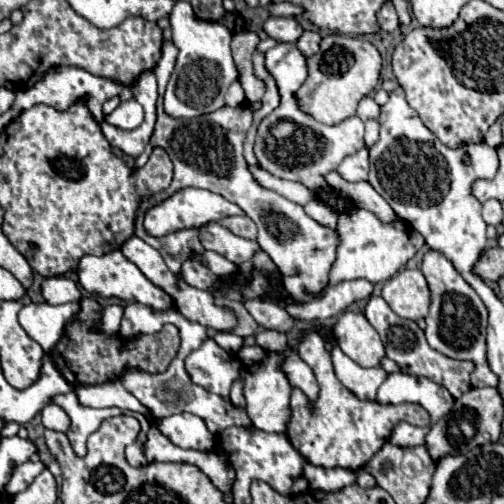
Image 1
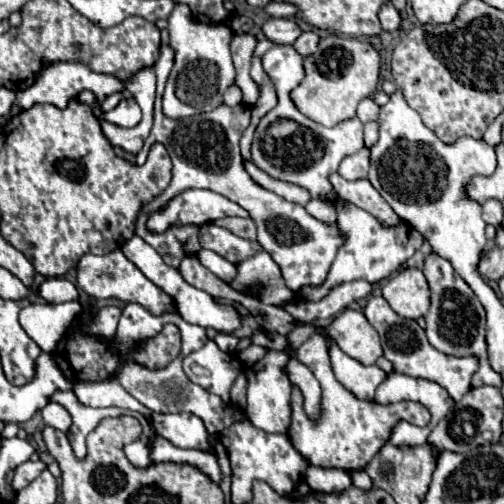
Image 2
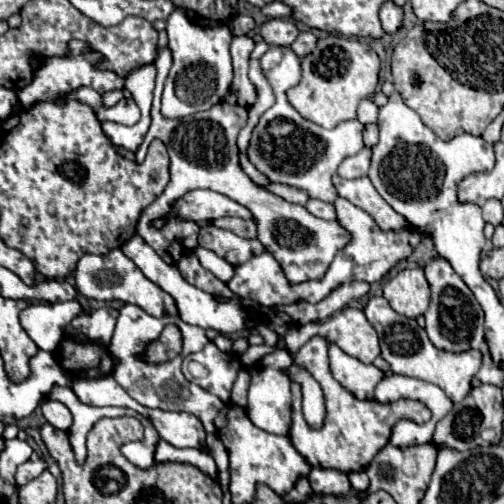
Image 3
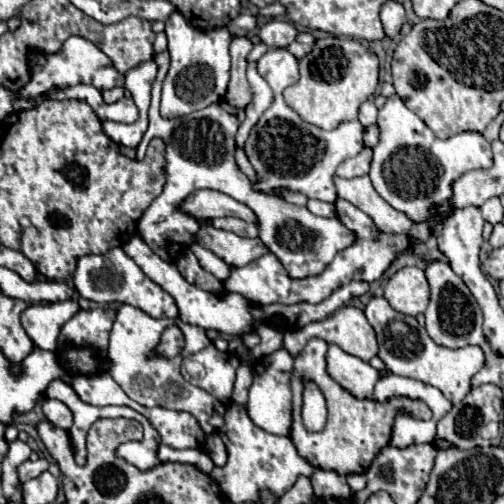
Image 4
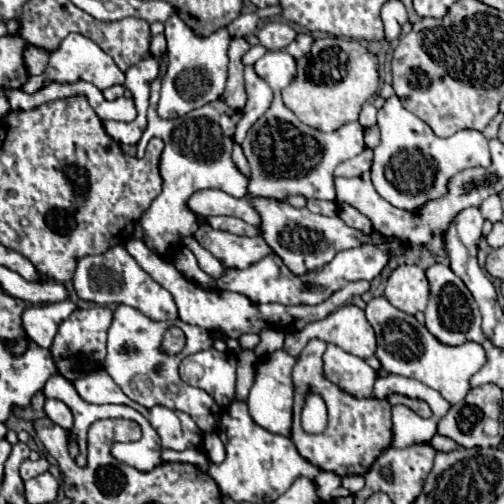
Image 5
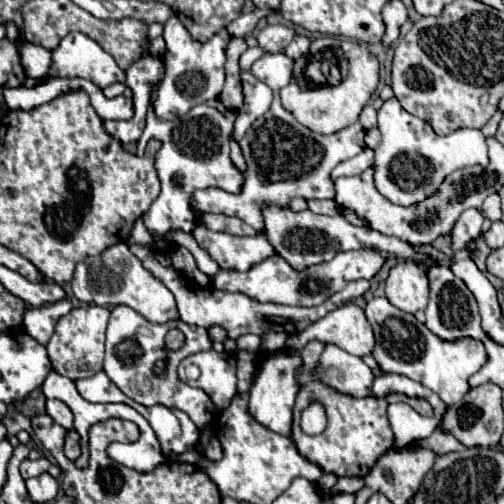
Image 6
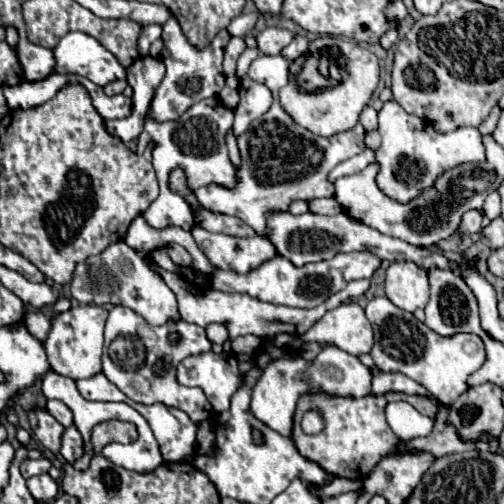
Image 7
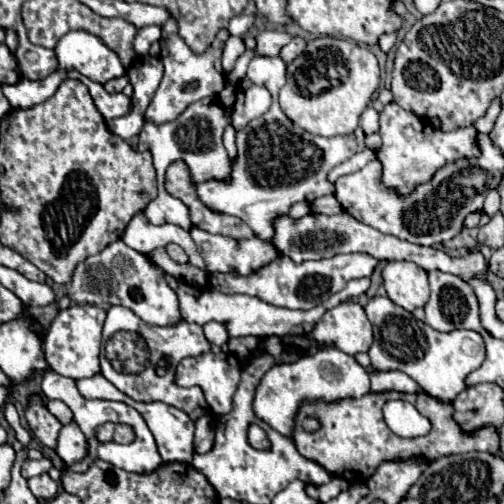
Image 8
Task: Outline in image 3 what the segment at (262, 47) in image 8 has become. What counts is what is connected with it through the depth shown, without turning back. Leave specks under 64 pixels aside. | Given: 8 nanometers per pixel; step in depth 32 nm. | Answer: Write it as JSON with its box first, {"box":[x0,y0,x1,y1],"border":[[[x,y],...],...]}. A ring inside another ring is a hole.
{"box":[260,18,300,46],"border":[[[274,18],[274,20],[268,20],[266,24],[262,24],[262,28],[260,28],[260,36],[270,46],[290,46],[298,34],[300,32],[290,18]]]}

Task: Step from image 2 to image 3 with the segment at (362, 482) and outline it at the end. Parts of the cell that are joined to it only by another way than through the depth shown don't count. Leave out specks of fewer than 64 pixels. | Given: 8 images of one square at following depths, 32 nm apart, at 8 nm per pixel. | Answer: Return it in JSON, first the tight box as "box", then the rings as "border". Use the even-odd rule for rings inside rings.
{"box":[348,472,368,492],"border":[[[352,472],[352,474],[348,476],[348,480],[350,480],[350,486],[352,486],[354,490],[358,490],[358,492],[362,492],[362,490],[368,488],[368,476],[366,476],[364,472]]]}

